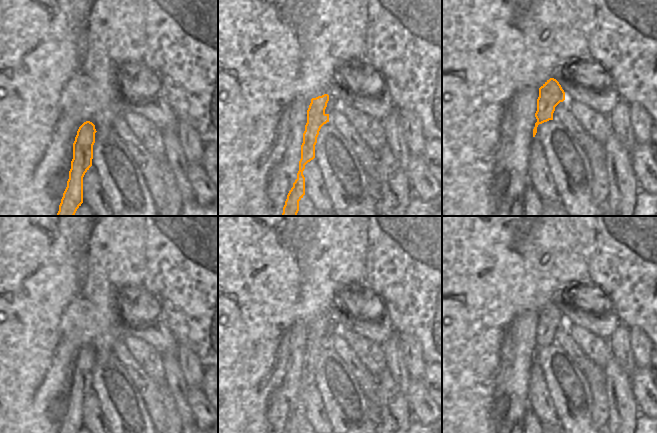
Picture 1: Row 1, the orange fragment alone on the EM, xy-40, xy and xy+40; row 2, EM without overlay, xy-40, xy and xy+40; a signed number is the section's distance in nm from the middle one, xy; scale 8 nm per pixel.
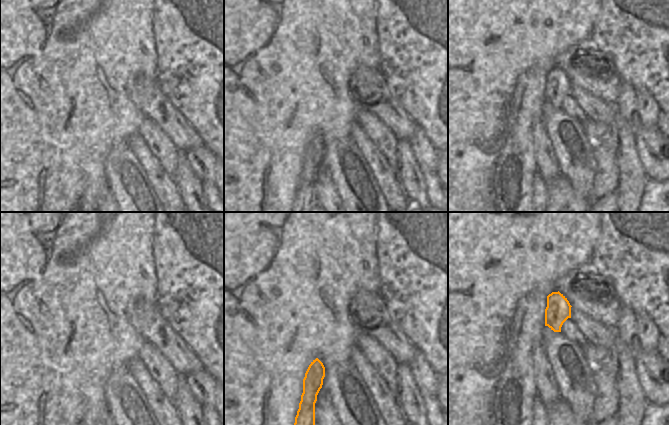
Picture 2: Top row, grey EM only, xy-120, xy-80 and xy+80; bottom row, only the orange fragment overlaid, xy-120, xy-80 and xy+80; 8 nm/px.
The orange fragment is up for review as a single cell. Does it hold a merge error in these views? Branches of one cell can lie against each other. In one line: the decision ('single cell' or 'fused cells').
single cell

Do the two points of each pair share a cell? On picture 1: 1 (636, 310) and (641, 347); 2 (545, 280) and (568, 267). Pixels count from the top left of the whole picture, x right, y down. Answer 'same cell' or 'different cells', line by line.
1: different cells
2: same cell

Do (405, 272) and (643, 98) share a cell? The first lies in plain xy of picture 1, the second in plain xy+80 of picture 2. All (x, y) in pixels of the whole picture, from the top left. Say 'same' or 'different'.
different

